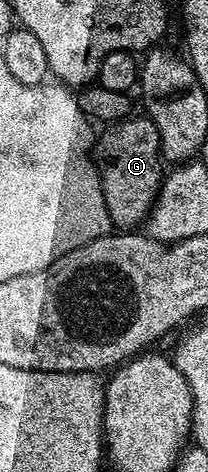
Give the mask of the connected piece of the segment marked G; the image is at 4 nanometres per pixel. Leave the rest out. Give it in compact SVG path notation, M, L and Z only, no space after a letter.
M130 117L108 124L100 132L95 143L95 162L101 178L103 197L107 201L107 213L113 227L117 229L137 229L149 218L163 178L161 138L159 129L148 117Z

